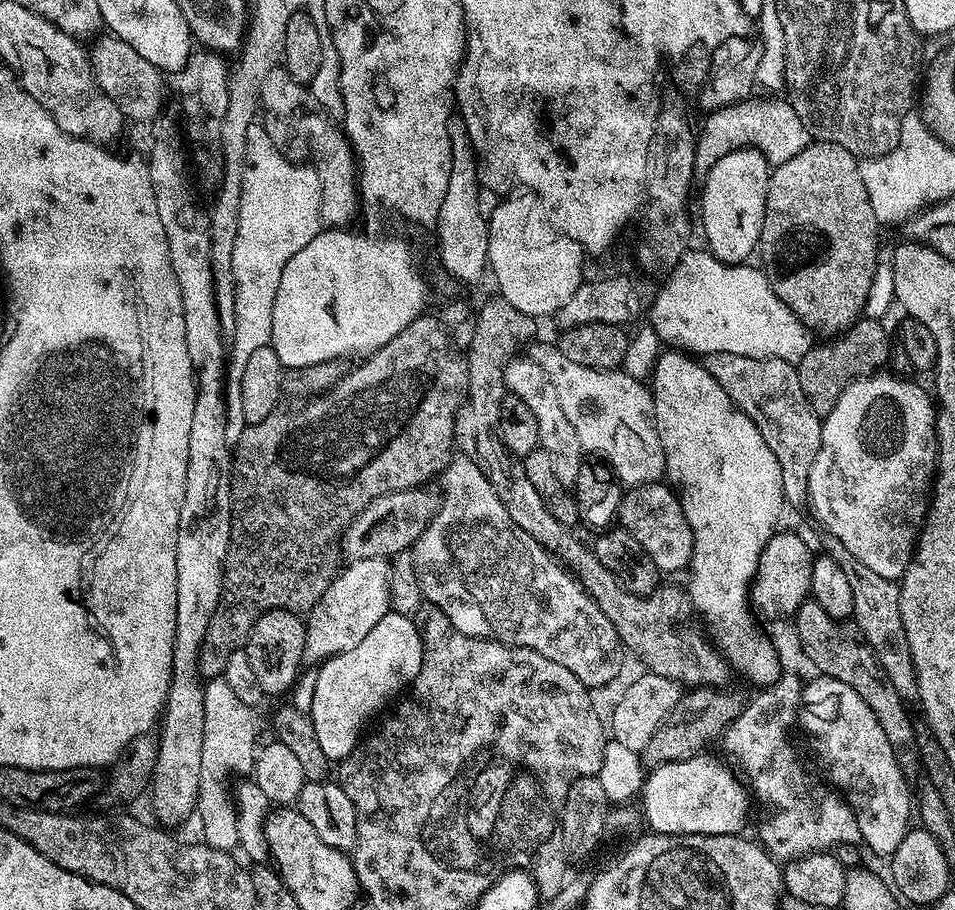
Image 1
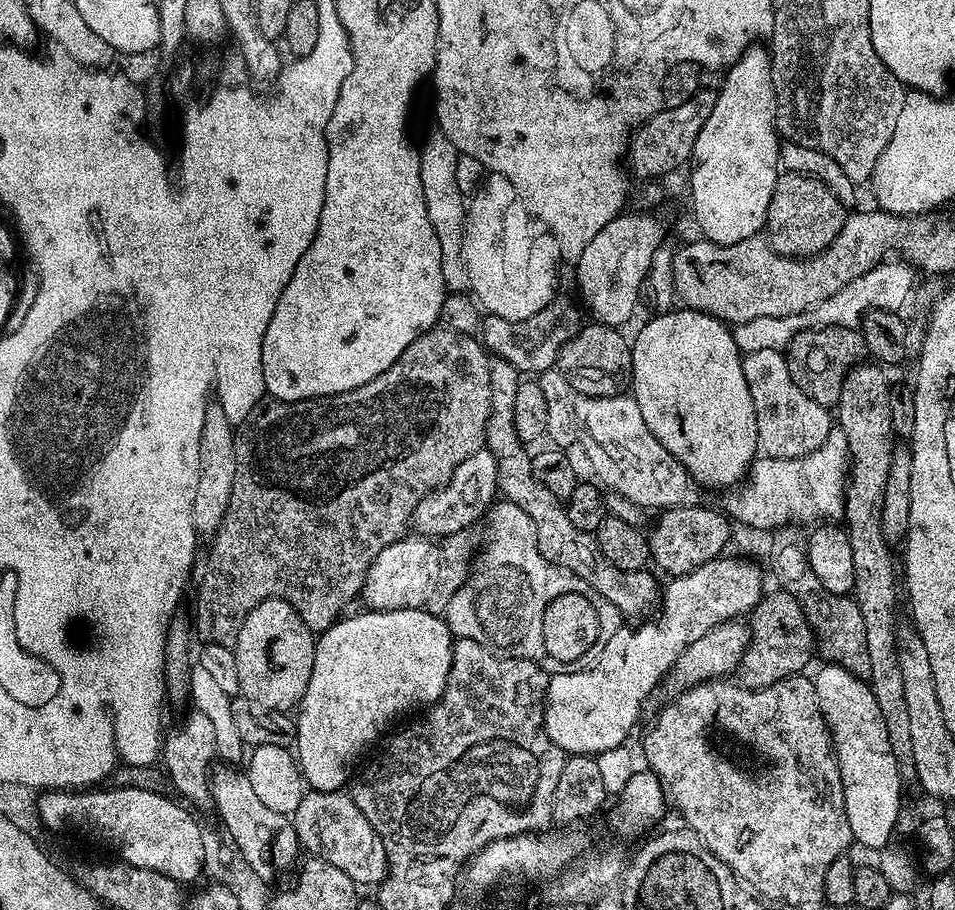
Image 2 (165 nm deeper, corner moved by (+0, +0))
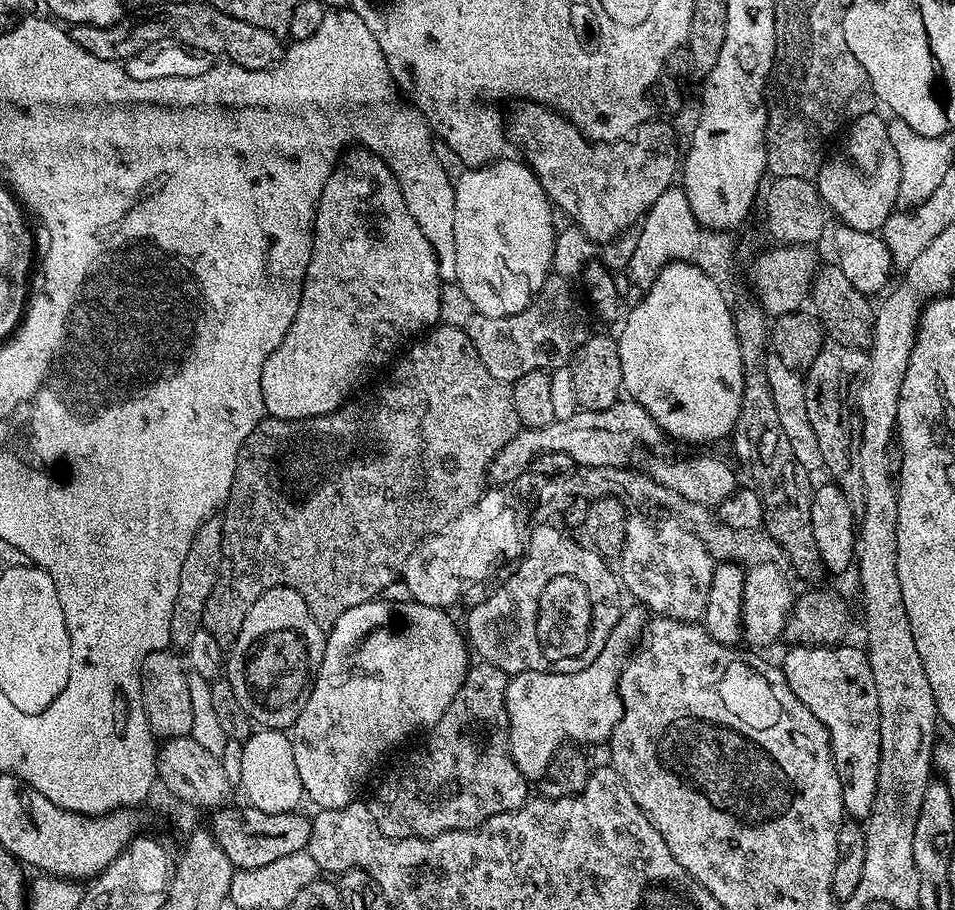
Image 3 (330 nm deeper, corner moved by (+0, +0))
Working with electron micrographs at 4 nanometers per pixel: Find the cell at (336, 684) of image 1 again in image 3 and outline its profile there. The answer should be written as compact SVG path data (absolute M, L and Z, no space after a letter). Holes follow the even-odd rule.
M374 599L368 604L354 606L354 610L346 610L342 618L334 621L331 628L327 629L324 641L324 657L320 663L320 669L316 672L316 681L312 684L310 698L306 706L302 706L302 714L298 714L296 723L290 729L292 745L294 746L294 763L298 766L298 778L302 778L304 795L310 801L316 803L317 809L321 808L341 808L353 803L357 799L356 791L360 788L360 783L372 772L372 767L387 754L391 748L396 748L407 736L415 734L419 728L430 730L446 714L446 706L454 702L454 694L462 686L470 667L470 648L466 643L466 636L463 631L456 629L454 621L448 617L449 613L442 608L431 608L425 604L407 602L408 604L396 604L392 609L380 604L379 599Z

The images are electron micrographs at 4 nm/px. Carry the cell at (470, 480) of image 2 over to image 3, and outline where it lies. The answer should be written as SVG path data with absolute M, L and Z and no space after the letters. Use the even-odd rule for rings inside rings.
M630 398L621 399L614 406L597 412L578 410L570 414L570 418L562 418L550 422L550 426L541 428L521 427L520 431L498 450L498 454L488 465L487 479L496 486L510 486L519 475L529 471L534 462L542 454L570 454L573 465L582 467L631 465L636 451L640 447L656 448L665 443L666 437L660 431L658 422L650 418L650 414L638 402Z

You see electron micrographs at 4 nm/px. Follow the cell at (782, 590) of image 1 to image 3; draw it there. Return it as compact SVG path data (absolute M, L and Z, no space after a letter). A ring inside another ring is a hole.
M631 607L621 611L614 630L610 630L610 638L606 638L606 646L602 646L602 654L598 654L598 658L594 658L594 662L581 672L522 671L509 679L504 692L509 755L530 782L539 781L550 764L550 758L565 742L585 746L607 745L611 741L614 726L618 726L624 713L618 691L620 672L646 628L645 609Z

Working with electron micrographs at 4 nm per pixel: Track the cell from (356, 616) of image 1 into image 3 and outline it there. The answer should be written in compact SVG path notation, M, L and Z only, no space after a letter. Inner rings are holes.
M485 491L480 500L474 502L474 506L462 510L462 514L458 514L458 518L454 518L454 522L450 522L450 526L446 526L438 534L425 538L406 558L402 569L402 584L404 580L409 594L412 595L409 597L415 603L425 604L431 608L451 609L451 604L459 598L464 584L482 579L503 556L516 558L521 555L522 532L520 536L520 528L516 525L516 512L512 509L513 501L507 491L492 491L496 492Z

